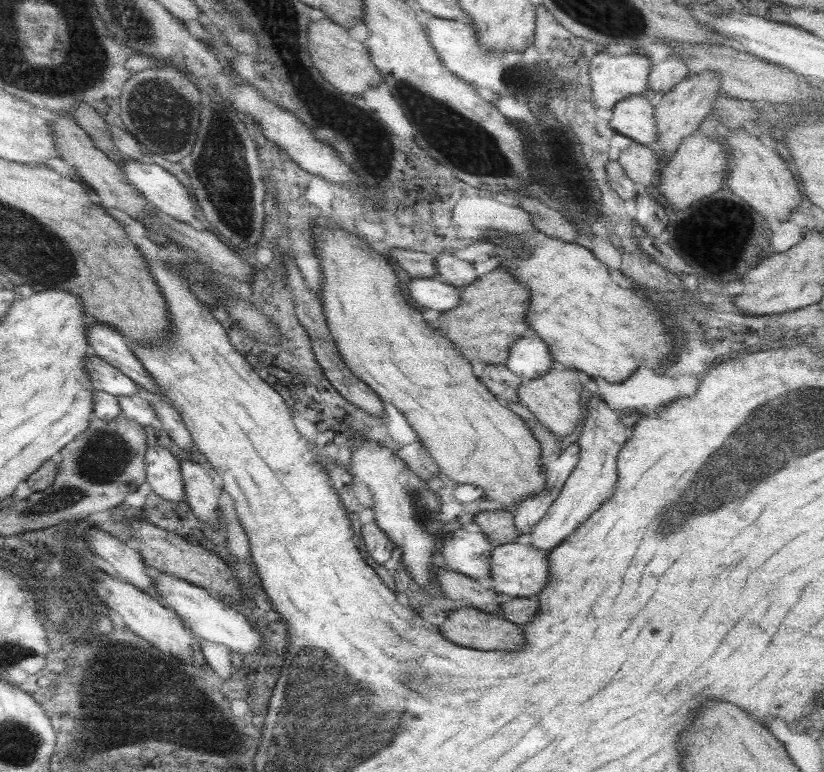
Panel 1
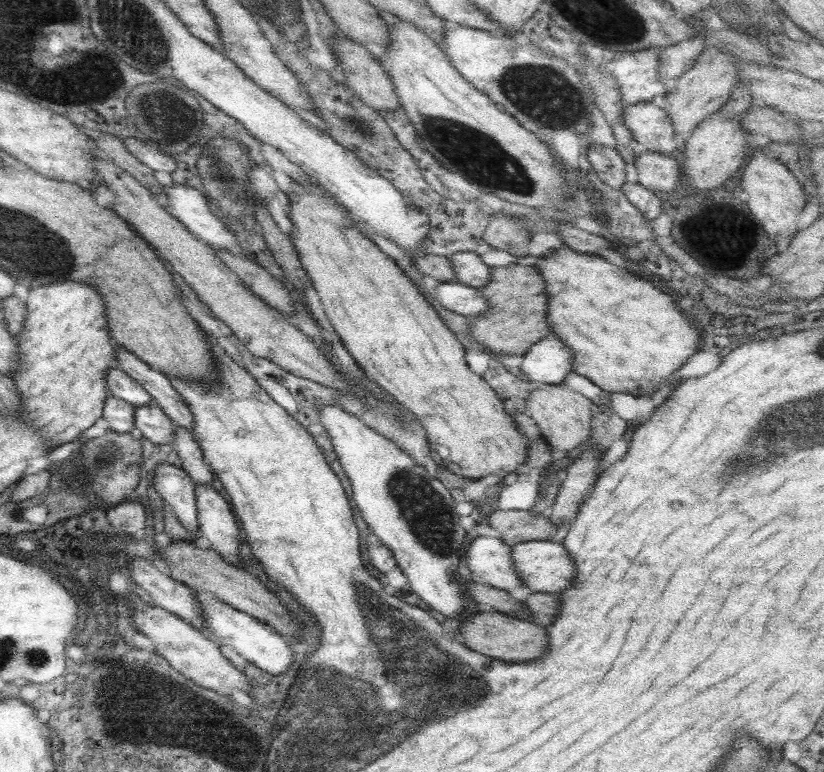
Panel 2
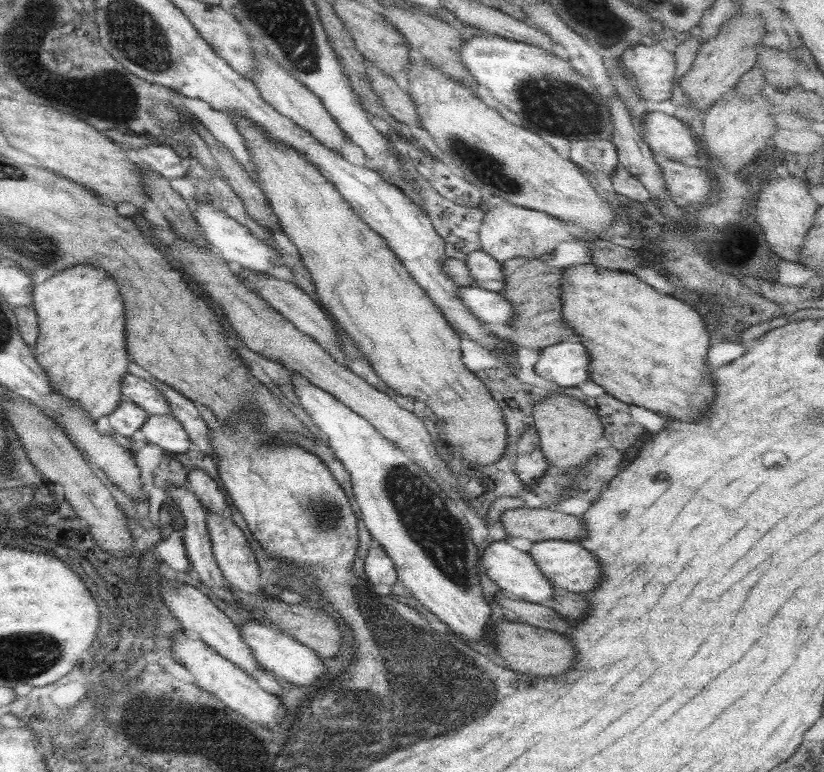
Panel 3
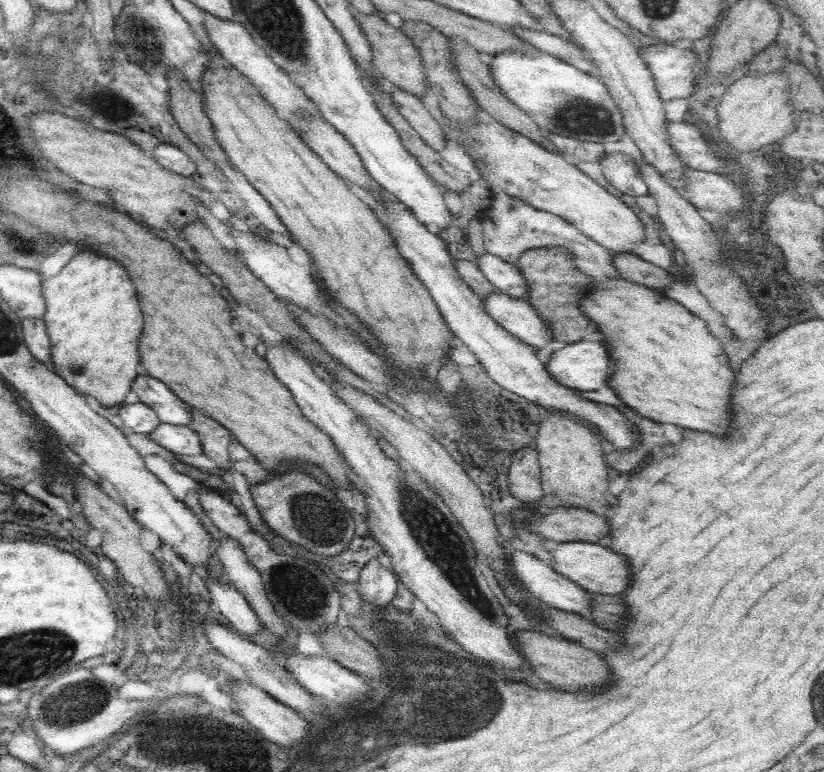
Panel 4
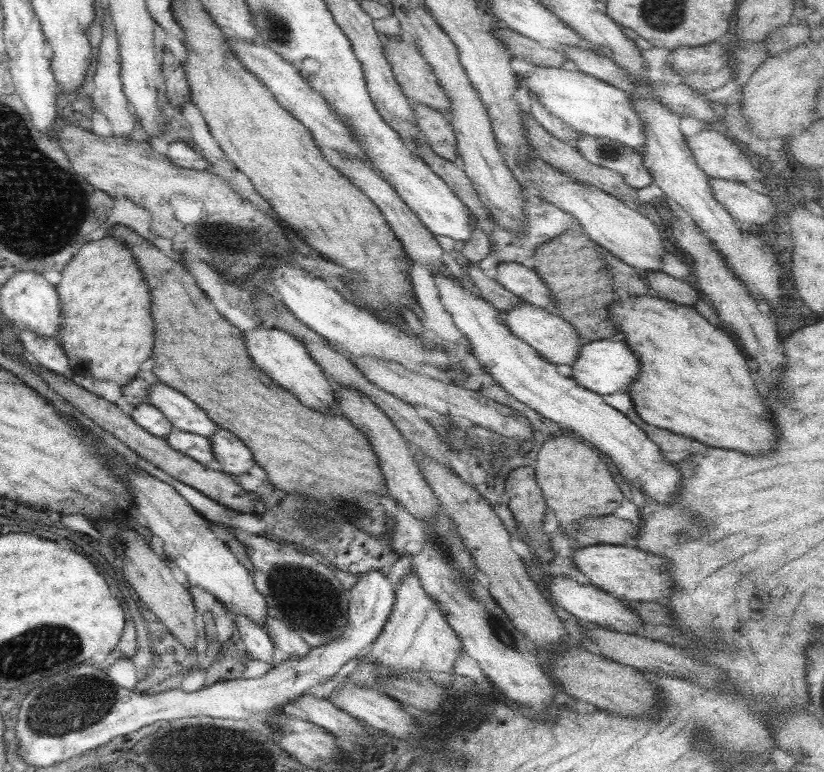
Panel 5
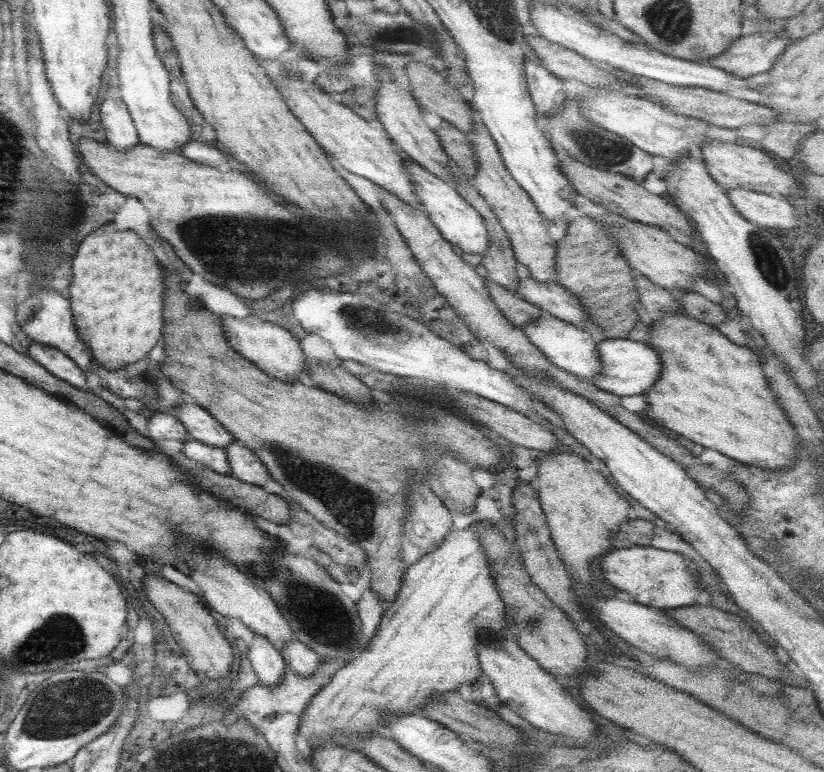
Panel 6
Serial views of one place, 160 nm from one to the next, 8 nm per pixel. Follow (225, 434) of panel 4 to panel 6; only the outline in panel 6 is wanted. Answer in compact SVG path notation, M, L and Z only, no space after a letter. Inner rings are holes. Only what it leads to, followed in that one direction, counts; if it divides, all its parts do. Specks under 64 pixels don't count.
M231 443L225 446L224 451L228 464L228 474L233 478L257 487L271 479L267 469L248 448Z

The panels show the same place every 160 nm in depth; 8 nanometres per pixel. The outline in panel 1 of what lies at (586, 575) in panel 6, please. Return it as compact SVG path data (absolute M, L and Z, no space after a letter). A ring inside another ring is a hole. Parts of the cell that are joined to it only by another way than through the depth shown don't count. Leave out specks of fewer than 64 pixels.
M554 364L546 373L527 382L522 382L516 388L517 403L520 406L525 406L536 418L536 421L556 434L559 440L570 434L579 420L583 418L585 397L579 396L581 384L578 375L579 373L573 369Z

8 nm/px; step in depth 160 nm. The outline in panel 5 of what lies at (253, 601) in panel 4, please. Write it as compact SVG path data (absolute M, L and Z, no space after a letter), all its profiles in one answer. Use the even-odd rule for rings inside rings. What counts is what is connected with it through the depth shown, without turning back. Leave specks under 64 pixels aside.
M267 613L262 625L271 638L273 646L288 654L289 657L302 657L308 652L309 646L306 642L294 630L289 630L284 622L277 620L277 617Z

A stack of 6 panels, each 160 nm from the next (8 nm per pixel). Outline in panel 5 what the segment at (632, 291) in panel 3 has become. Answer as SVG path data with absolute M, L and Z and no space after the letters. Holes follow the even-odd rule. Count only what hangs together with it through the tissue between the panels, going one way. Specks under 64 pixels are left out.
M660 271L643 272L641 277L647 285L647 296L617 299L606 308L611 325L623 336L623 344L629 347L639 363L638 373L635 373L626 390L637 416L649 426L670 430L702 445L737 450L743 454L755 454L771 448L775 442L775 430L769 424L769 414L761 404L764 398L752 381L747 356L733 337L695 312L692 304L699 298L689 283Z

